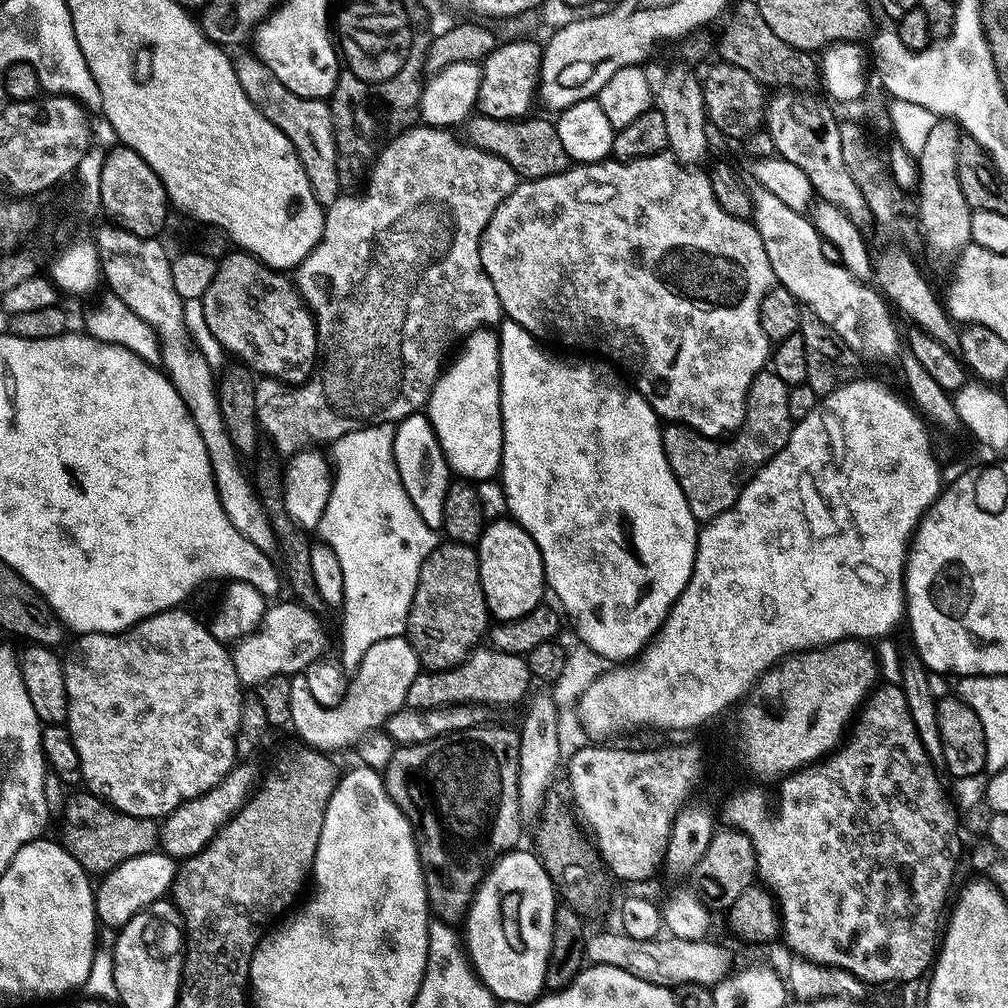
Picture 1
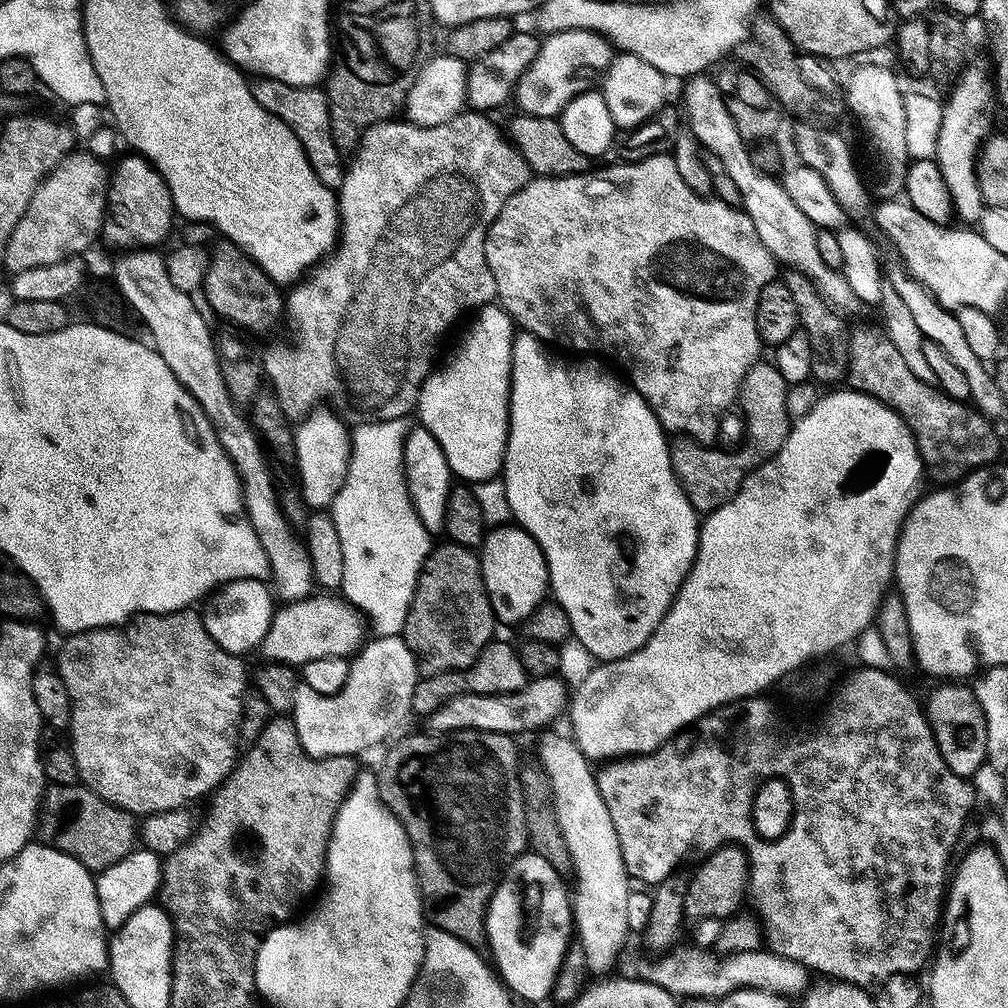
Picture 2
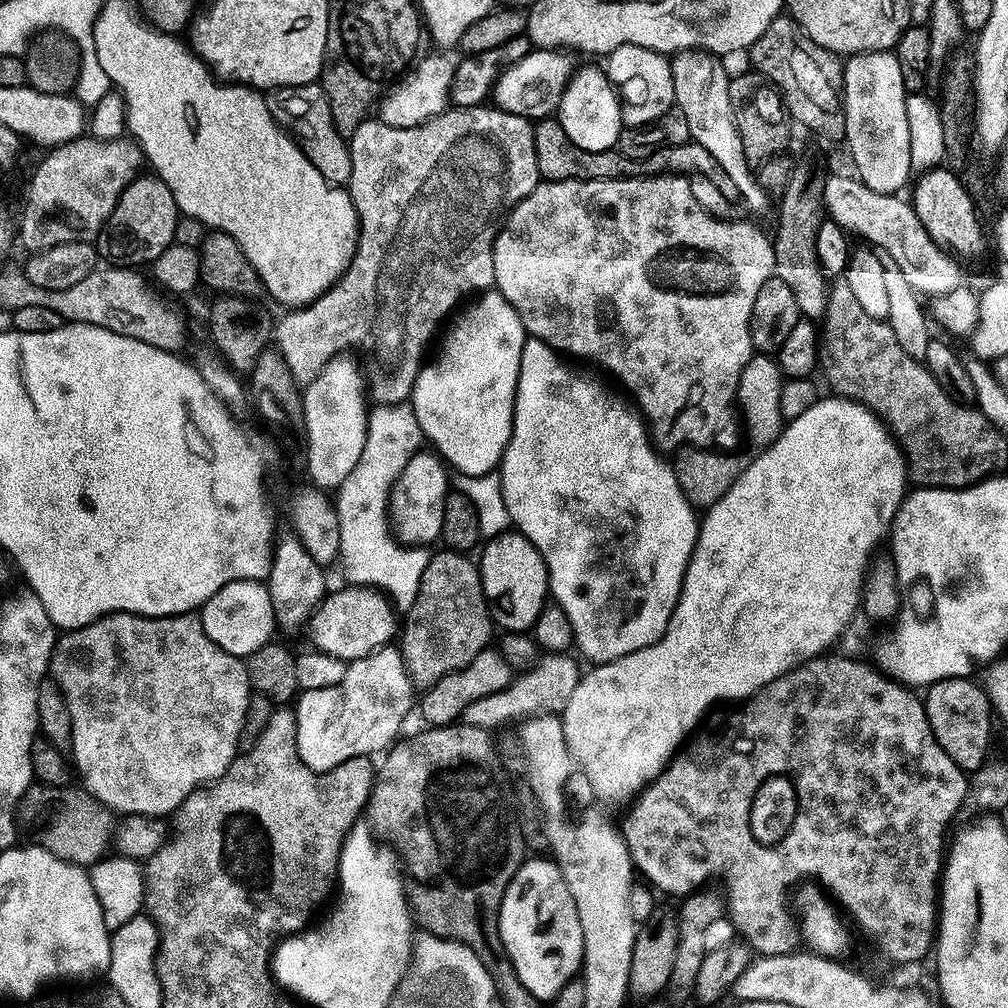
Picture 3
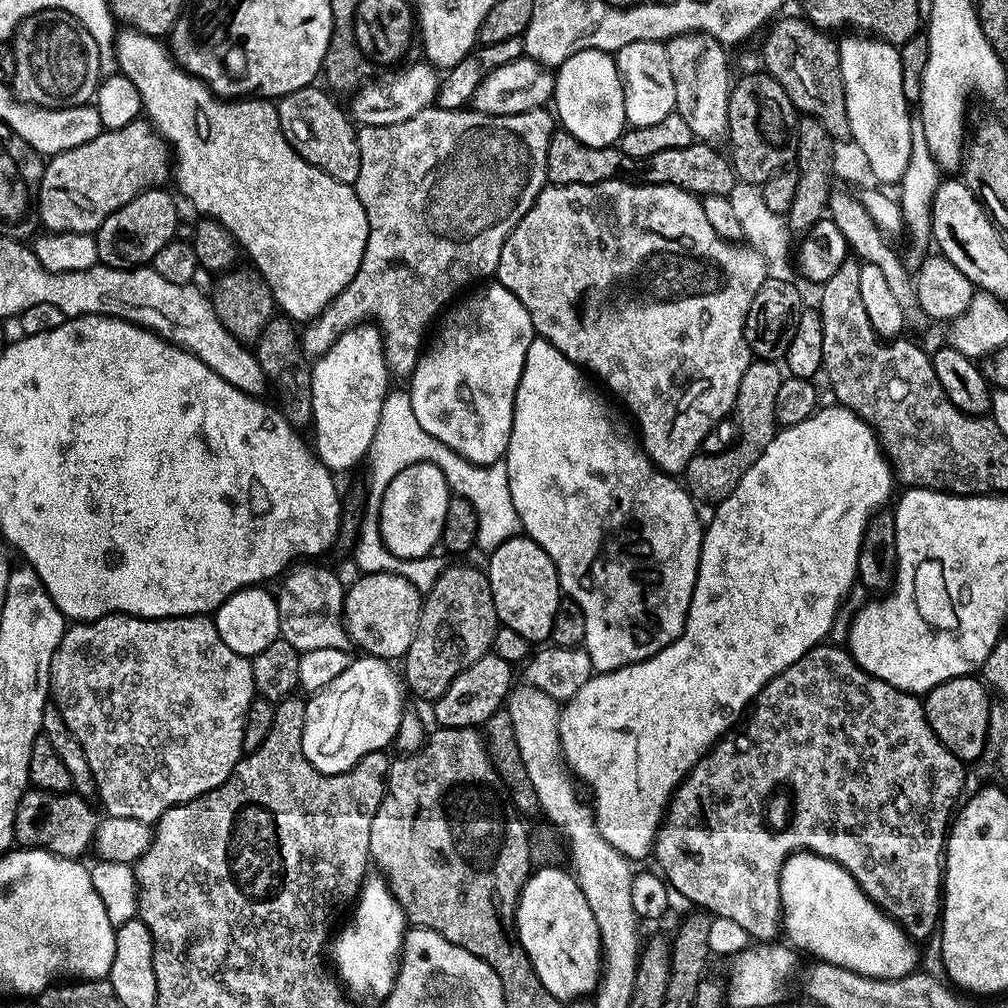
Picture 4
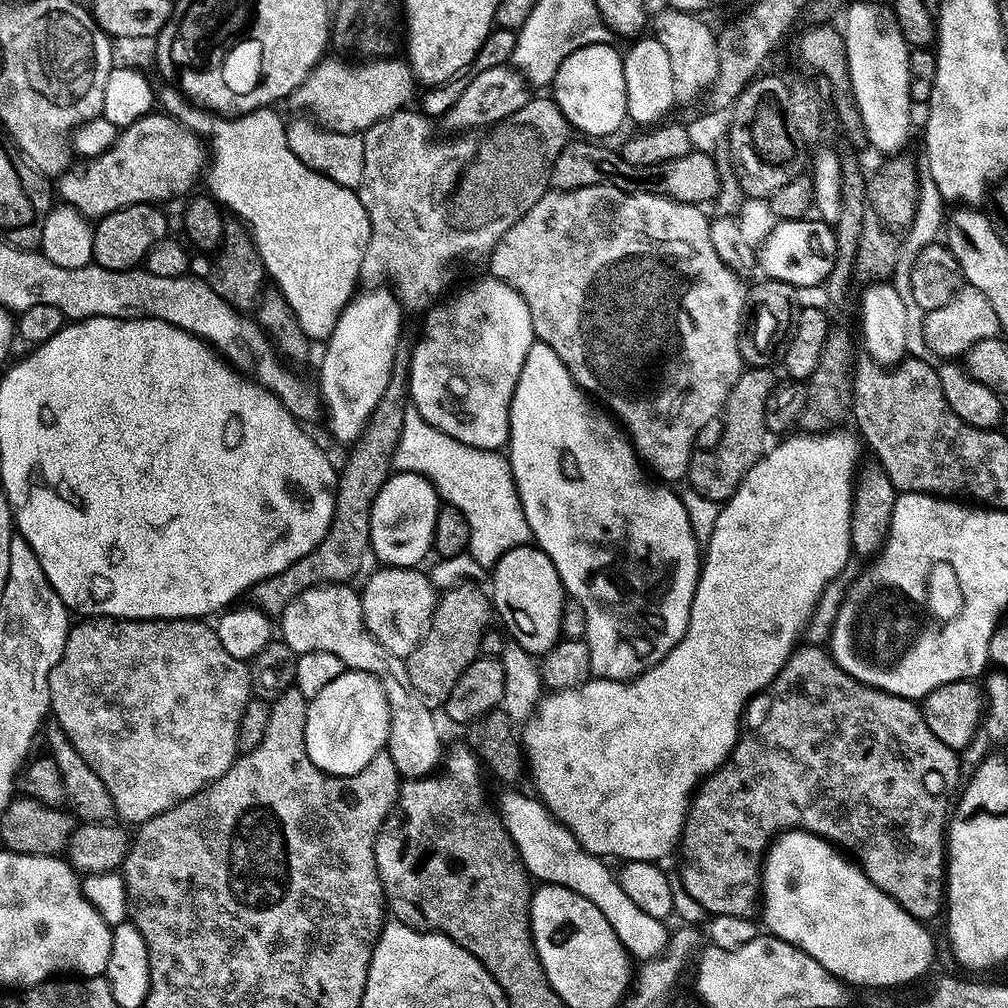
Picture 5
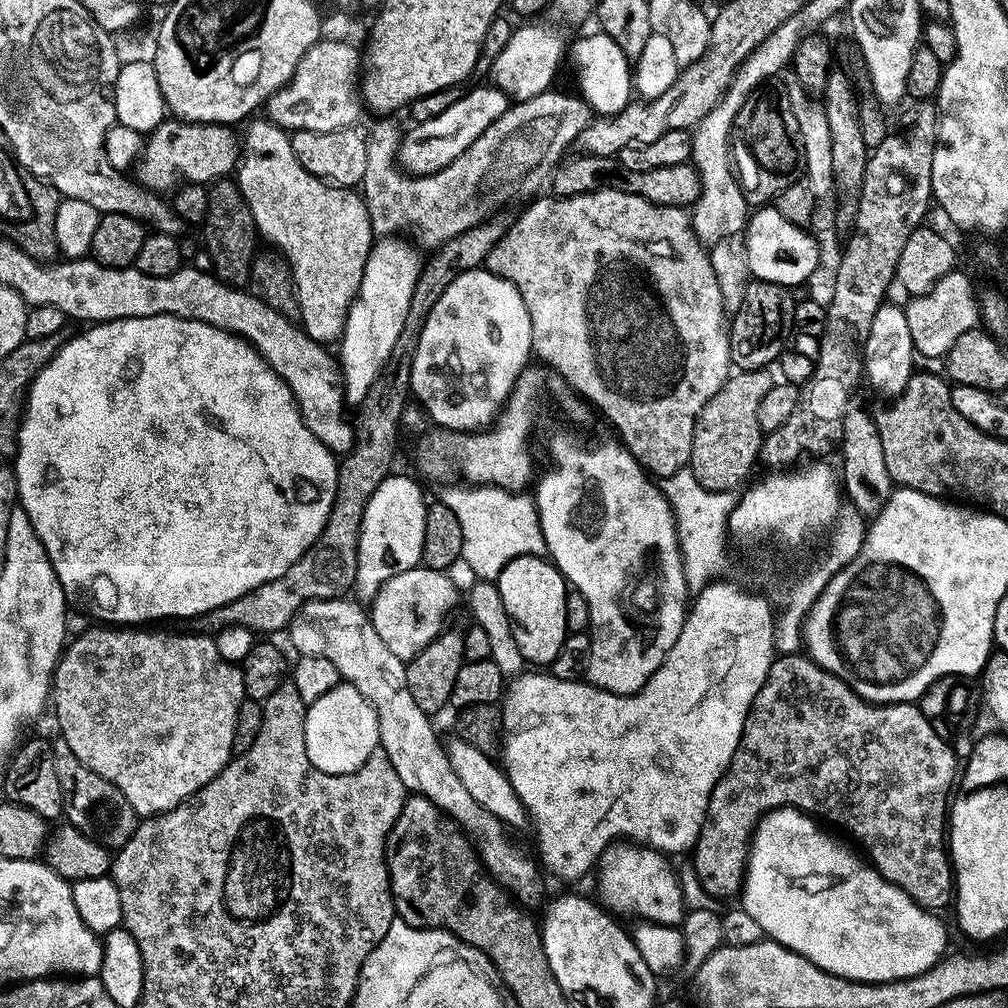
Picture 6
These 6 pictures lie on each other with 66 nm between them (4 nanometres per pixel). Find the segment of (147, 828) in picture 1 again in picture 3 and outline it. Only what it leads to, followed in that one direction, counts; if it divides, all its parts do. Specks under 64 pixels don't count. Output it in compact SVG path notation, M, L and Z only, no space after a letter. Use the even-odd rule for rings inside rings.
M39 782L33 783L20 802L18 820L21 825L29 824L36 831L36 836L40 839L37 841L43 847L72 864L94 865L104 859L114 844L112 809L98 802L98 798L94 798L80 786L59 788Z

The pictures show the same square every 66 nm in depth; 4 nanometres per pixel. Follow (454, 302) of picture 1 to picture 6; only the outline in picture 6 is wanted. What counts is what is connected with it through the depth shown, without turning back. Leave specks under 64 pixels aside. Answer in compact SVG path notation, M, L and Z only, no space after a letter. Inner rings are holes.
M547 90L528 101L513 103L502 118L495 120L465 152L458 154L450 166L438 170L433 176L406 174L398 157L402 128L392 118L380 118L372 129L366 132L366 174L362 181L364 205L370 214L372 234L376 238L392 238L403 228L409 228L416 235L415 243L427 250L435 250L463 232L483 224L496 215L523 190L531 176L547 177L561 163L567 148L575 145L580 131L590 123L590 109L579 95L567 96L564 92Z

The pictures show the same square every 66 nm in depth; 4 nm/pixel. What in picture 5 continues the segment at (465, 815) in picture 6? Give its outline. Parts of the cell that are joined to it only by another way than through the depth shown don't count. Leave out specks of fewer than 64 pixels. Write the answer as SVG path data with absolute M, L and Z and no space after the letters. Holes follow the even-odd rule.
M320 584L296 595L278 618L280 638L296 655L329 651L330 654L337 654L347 669L370 673L379 680L391 710L385 747L395 768L405 779L429 776L439 767L444 756L444 745L442 746L436 726L435 713L426 708L414 692L405 659L390 654L364 627L359 593L355 587L350 587L352 586L348 584Z

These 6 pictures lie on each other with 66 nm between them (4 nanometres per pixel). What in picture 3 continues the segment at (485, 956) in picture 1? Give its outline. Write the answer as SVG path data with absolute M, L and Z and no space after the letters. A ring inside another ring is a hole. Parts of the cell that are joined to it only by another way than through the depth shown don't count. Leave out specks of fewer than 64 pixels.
M525 859L514 874L510 886L506 886L506 894L500 903L500 937L517 978L536 1000L554 1001L564 984L581 971L584 963L584 939L582 922L578 922L578 906L574 906L574 898L566 886L564 876L560 873L558 865L551 859Z

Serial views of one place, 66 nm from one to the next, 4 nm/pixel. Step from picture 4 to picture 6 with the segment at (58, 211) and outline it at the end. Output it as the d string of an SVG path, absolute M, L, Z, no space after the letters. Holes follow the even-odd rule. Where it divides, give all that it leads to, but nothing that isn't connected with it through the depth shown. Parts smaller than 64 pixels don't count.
M165 118L143 141L134 166L137 183L149 192L165 194L171 193L181 181L192 186L208 186L221 178L231 177L242 156L241 141L232 131L223 124L189 124L187 120Z

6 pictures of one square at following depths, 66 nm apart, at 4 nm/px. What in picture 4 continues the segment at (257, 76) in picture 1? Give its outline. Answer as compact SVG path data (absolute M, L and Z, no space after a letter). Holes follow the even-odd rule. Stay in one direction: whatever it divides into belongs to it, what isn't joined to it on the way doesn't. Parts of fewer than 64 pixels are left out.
M316 87L299 88L279 97L276 109L282 126L282 134L286 142L290 142L292 149L306 162L318 166L318 170L330 174L330 178L338 178L338 182L355 185L360 165L356 141L357 129L349 113L343 107L340 109L327 96L329 93L323 87L322 89Z

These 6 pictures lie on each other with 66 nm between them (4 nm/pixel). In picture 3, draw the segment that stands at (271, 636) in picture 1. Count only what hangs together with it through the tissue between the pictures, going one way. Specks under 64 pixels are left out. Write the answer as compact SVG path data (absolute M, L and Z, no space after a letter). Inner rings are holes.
M363 586L343 587L338 589L337 592L334 592L334 590L329 591L306 624L309 638L316 643L313 644L315 651L325 652L336 658L342 658L351 662L366 658L371 652L377 652L379 648L389 647L398 636L398 620L396 624L398 612L391 599L381 592L379 588L366 588Z

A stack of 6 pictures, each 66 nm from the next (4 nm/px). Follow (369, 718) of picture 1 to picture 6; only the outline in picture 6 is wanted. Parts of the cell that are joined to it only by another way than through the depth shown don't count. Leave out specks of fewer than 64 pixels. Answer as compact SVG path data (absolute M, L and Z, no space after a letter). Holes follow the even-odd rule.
M341 682L334 686L322 698L308 705L306 714L306 754L310 762L318 770L326 774L346 774L363 766L370 758L370 754L377 751L379 740L379 718L370 701L367 700L354 685Z

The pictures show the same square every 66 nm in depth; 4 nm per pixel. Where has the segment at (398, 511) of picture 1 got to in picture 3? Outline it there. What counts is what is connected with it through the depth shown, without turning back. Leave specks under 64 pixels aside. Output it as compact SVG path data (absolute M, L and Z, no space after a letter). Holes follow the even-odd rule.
M411 403L376 404L374 410L368 413L366 446L362 446L362 458L358 458L358 466L350 470L346 482L340 484L334 496L340 527L338 560L341 565L344 563L347 583L379 588L400 610L409 609L415 602L430 552L427 547L405 546L396 539L390 523L392 487L396 485L406 462L410 462L414 453L421 451L425 440Z

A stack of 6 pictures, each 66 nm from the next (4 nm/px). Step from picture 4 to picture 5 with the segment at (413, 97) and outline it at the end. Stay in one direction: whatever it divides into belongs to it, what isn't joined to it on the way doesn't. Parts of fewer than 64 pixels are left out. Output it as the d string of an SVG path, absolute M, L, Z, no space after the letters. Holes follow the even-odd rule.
M333 56L323 57L315 67L309 72L308 76L303 80L302 86L295 89L289 96L289 105L296 108L308 110L314 115L316 122L323 127L333 128L338 133L363 133L384 117L392 116L393 113L399 111L412 96L414 86L416 87L416 79L405 59L390 58L391 56L383 56L372 58L363 62L356 62L352 66L338 60L339 57Z

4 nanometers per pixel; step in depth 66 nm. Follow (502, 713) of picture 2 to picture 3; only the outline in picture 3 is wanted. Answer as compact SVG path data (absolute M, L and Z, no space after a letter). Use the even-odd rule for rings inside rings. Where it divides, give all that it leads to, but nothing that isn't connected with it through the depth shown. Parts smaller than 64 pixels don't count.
M545 653L534 667L513 677L511 683L497 694L487 695L472 702L464 711L462 720L468 725L494 730L514 720L521 721L530 716L548 716L563 713L582 675L582 668L569 653Z

